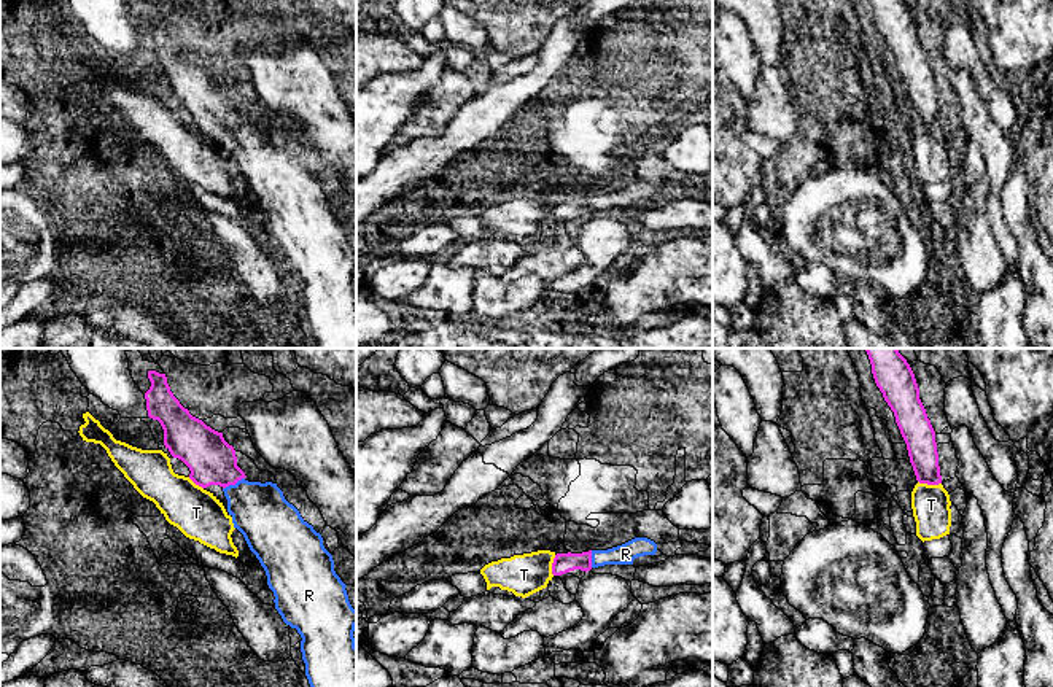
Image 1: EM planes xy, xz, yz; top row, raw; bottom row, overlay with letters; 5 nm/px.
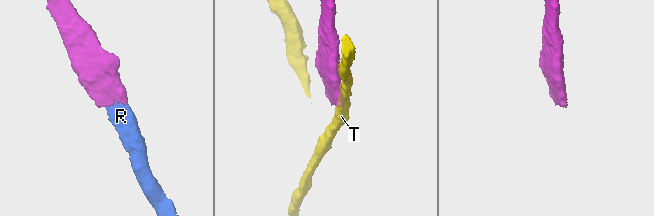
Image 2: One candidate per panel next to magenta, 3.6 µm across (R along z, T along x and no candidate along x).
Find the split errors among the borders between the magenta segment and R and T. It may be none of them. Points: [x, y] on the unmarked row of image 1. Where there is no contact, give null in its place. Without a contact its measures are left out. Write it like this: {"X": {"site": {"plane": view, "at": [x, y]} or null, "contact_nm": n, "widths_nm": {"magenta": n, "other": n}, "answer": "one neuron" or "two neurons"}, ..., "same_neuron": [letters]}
{"R": {"site": {"plane": "xy", "at": [233, 128]}, "contact_nm": 130, "widths_nm": {"magenta": 240, "other": 280}, "answer": "one neuron"}, "T": {"site": {"plane": "yz", "at": [929, 128]}, "contact_nm": 120, "widths_nm": {"magenta": 160, "other": 190}, "answer": "two neurons"}, "same_neuron": ["R"]}

